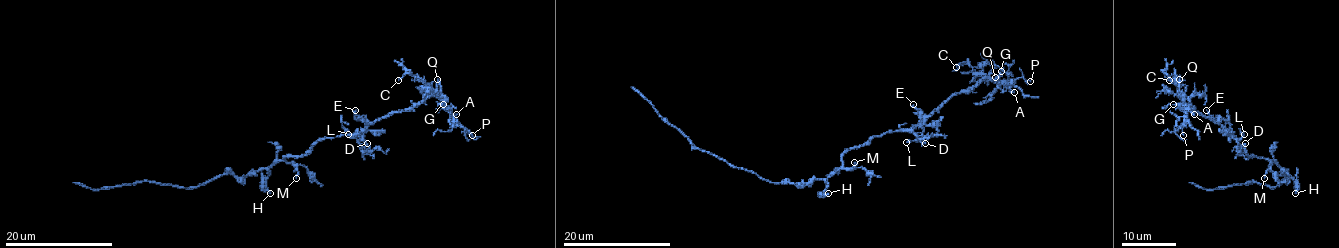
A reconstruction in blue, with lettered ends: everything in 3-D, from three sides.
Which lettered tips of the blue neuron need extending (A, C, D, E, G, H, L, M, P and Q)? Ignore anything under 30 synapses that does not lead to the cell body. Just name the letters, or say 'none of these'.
Q

